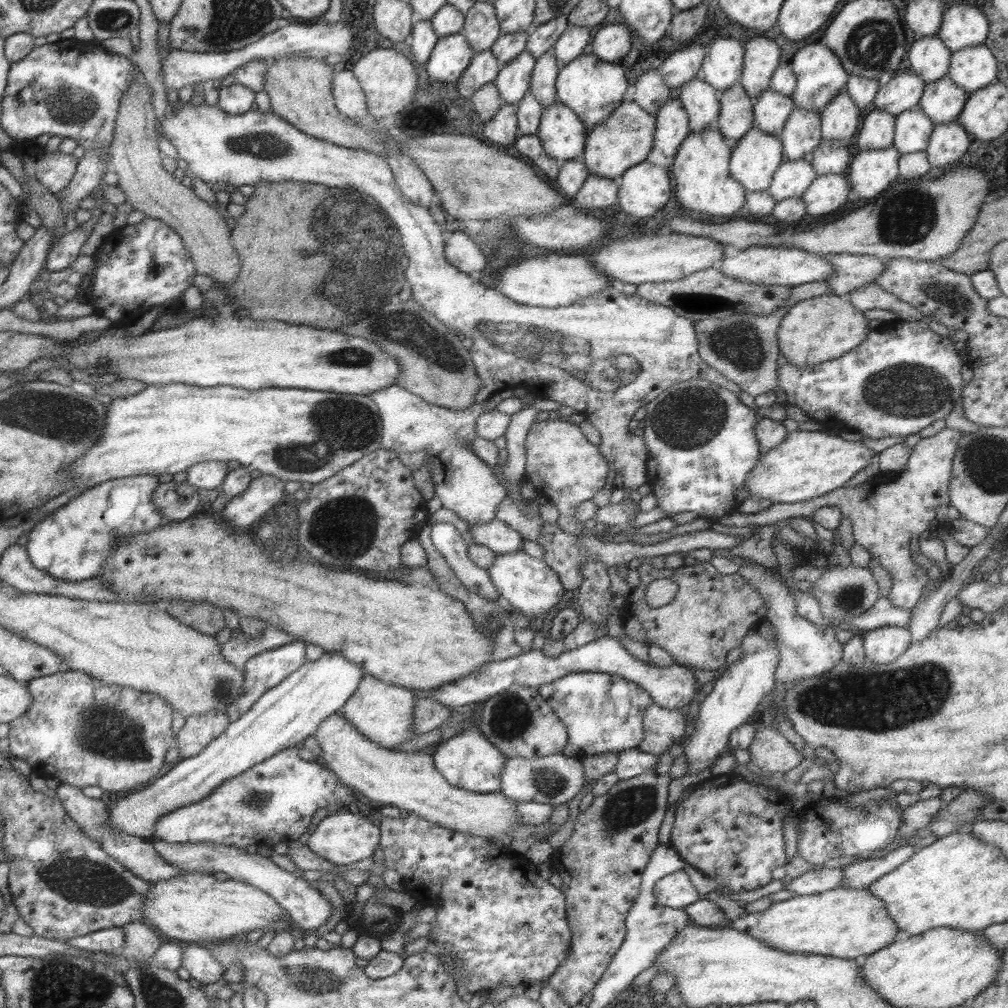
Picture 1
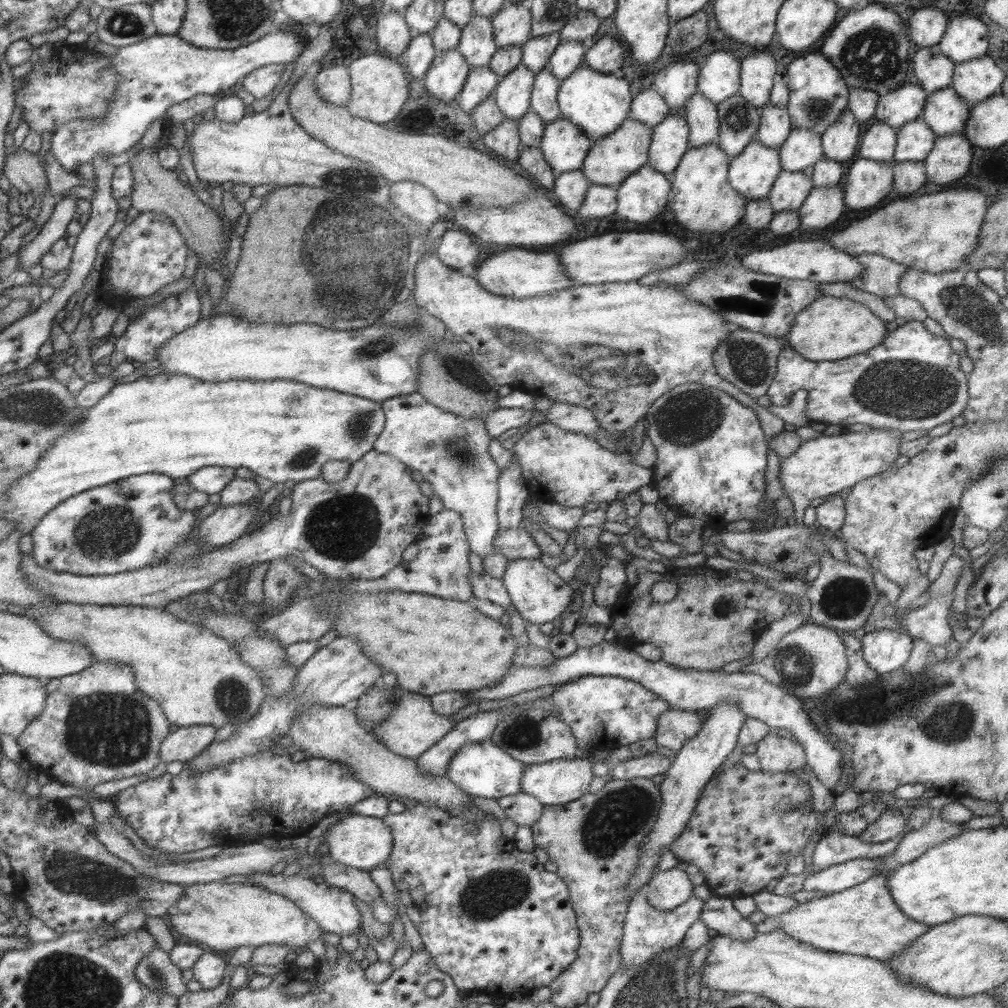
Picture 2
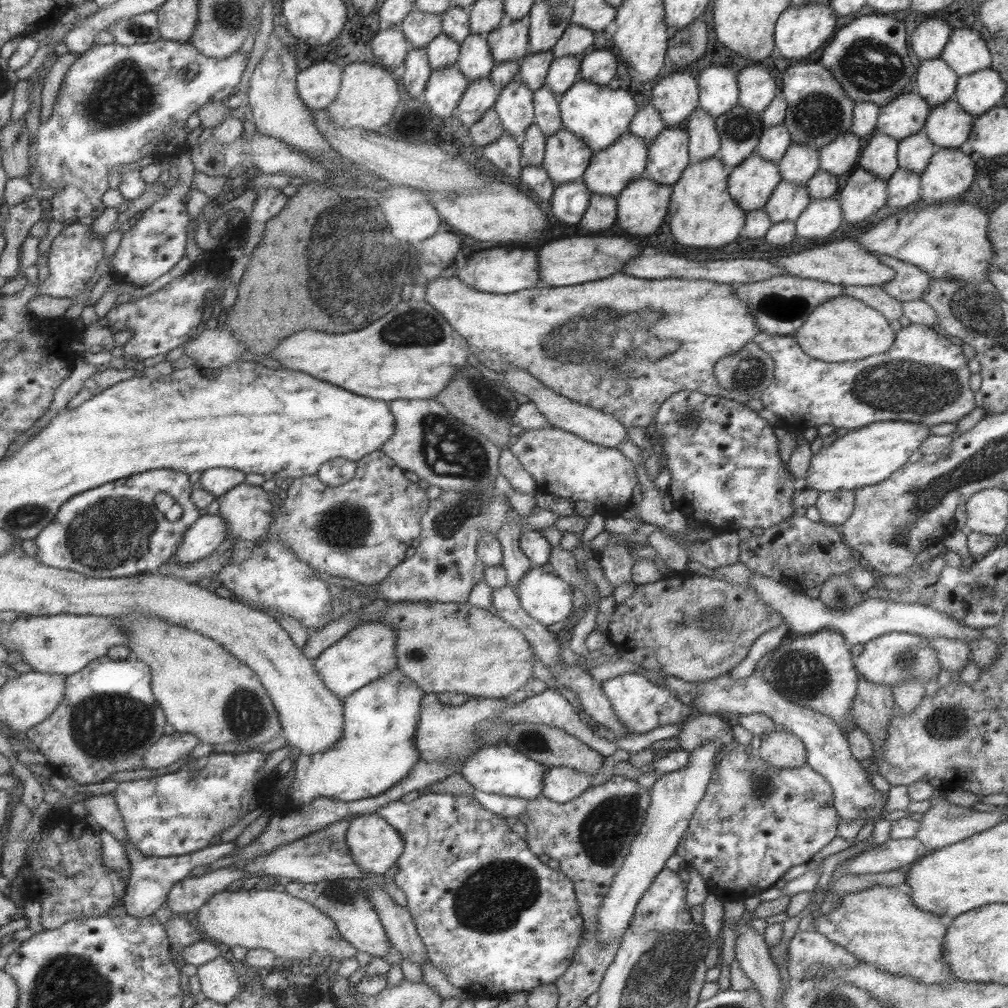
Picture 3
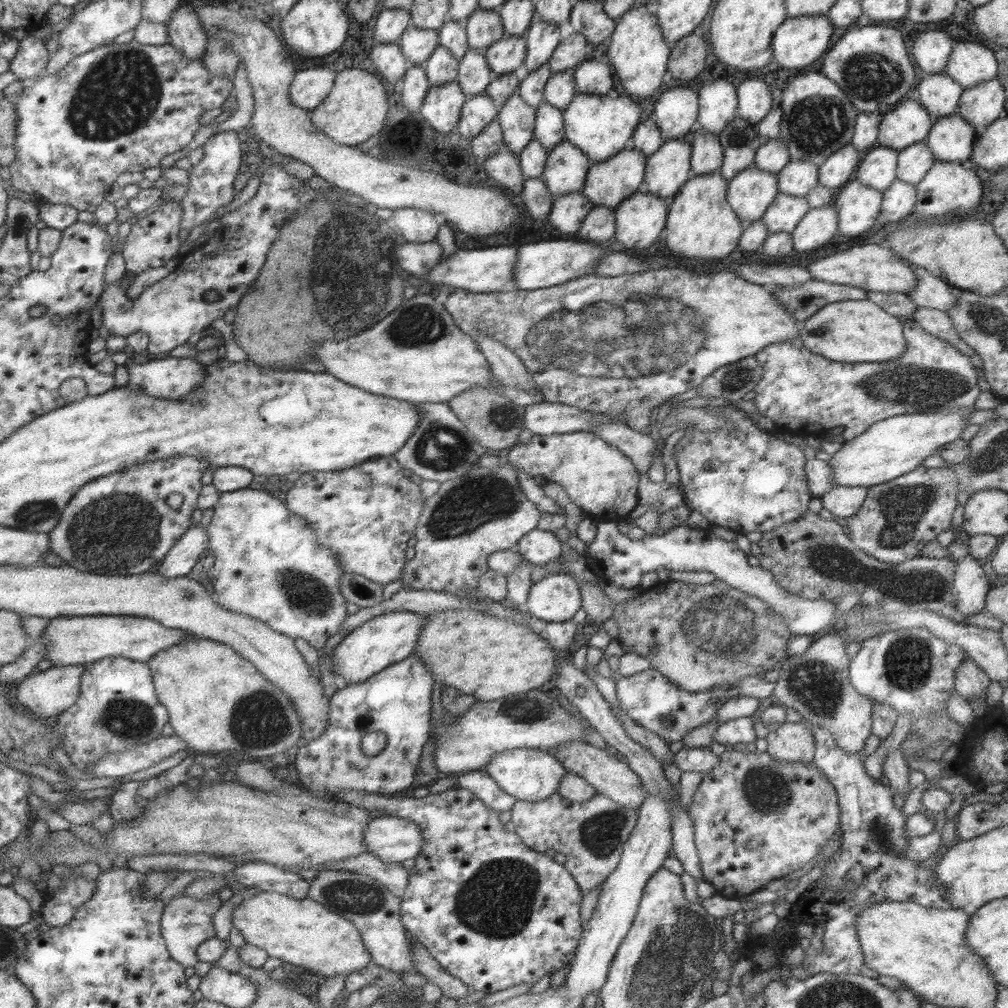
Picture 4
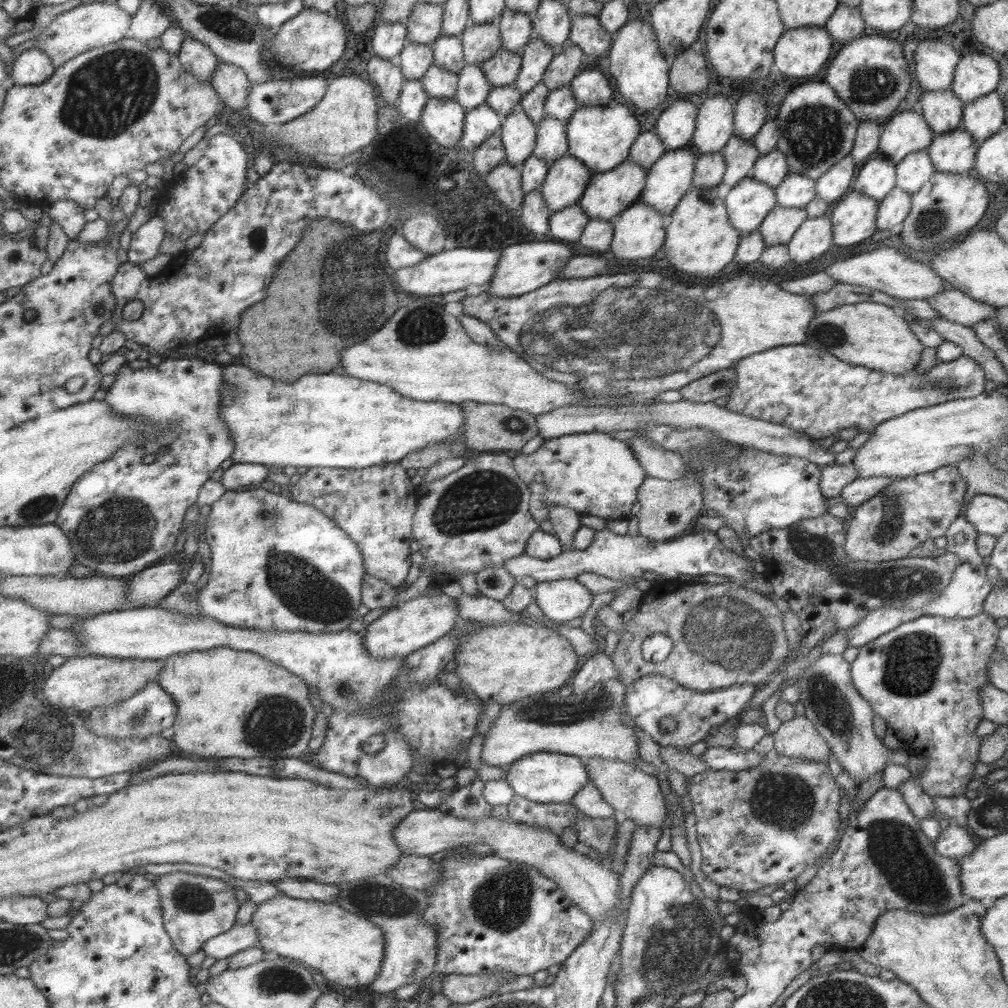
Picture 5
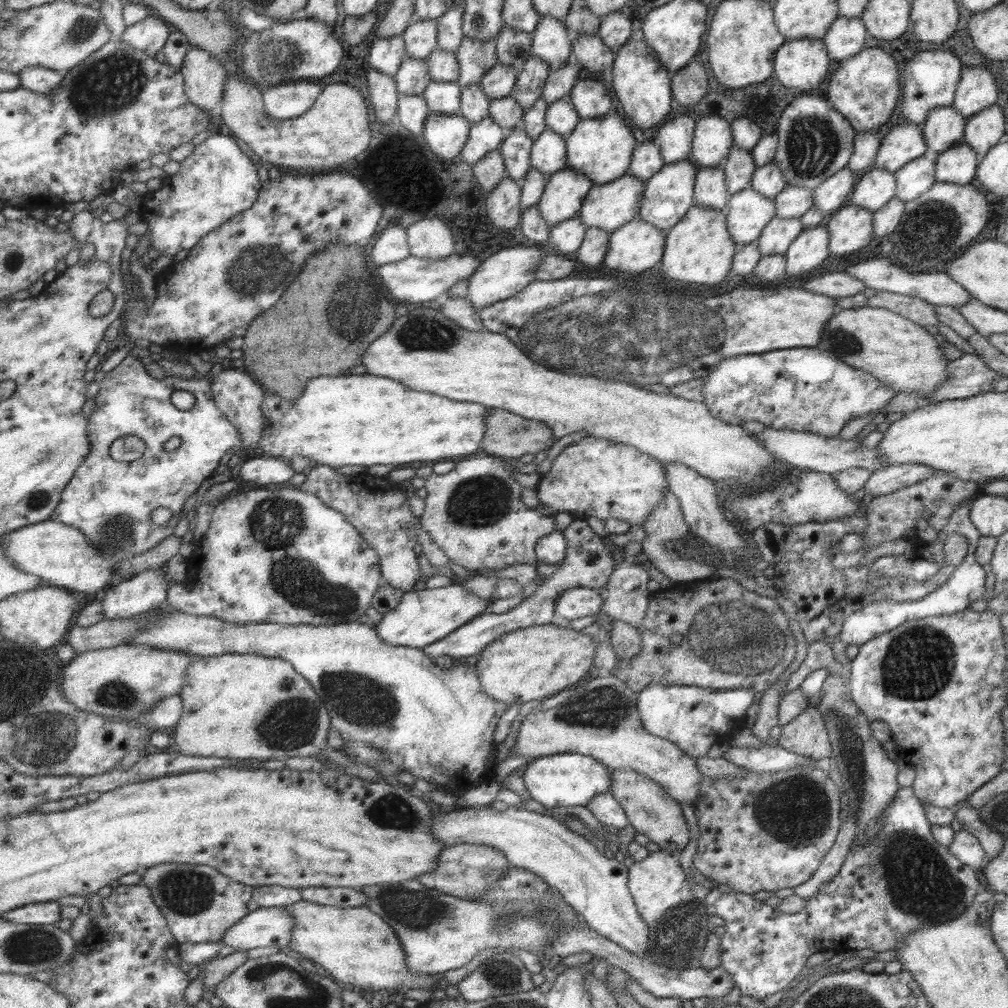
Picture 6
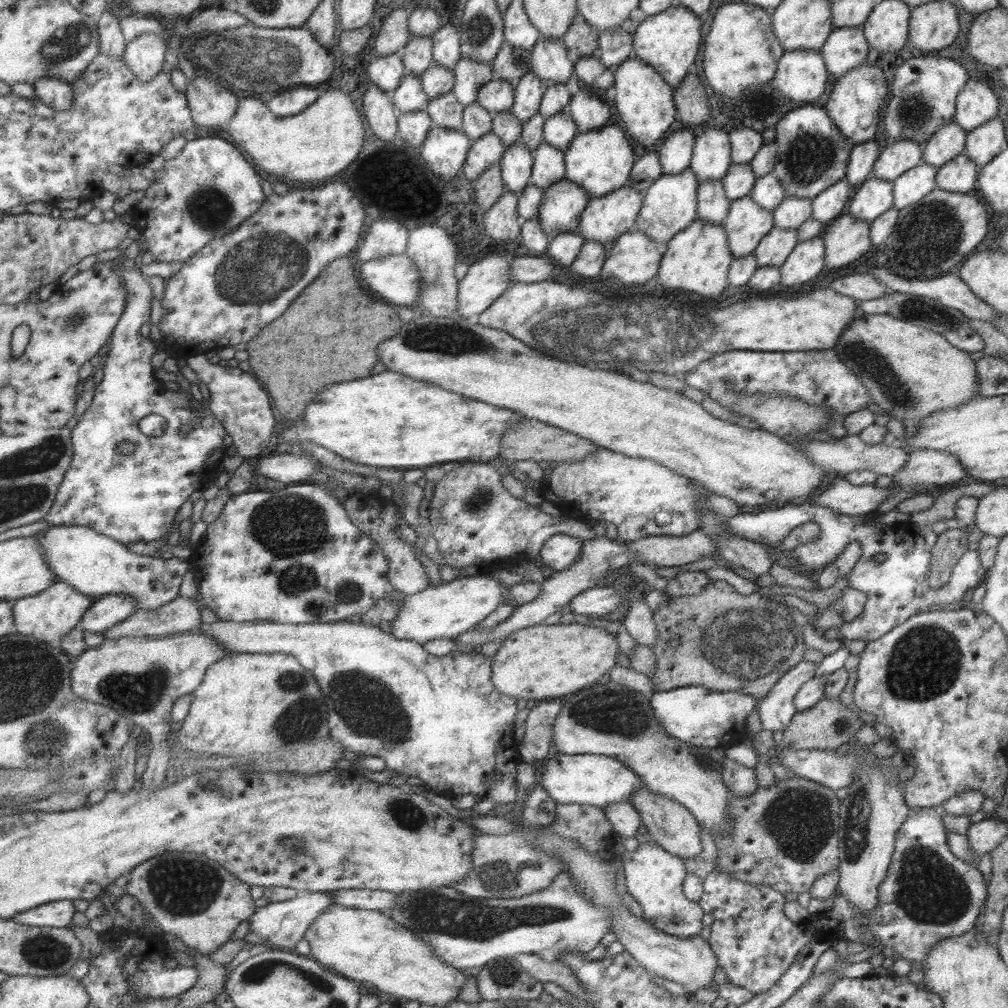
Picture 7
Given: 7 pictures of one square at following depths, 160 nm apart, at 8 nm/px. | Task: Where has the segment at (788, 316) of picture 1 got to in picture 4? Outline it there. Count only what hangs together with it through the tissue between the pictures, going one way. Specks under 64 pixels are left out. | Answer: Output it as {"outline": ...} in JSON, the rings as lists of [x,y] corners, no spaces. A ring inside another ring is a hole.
{"outline":[[[866,298],[825,304],[801,324],[798,339],[809,352],[842,363],[872,363],[893,360],[905,348],[902,324]]]}

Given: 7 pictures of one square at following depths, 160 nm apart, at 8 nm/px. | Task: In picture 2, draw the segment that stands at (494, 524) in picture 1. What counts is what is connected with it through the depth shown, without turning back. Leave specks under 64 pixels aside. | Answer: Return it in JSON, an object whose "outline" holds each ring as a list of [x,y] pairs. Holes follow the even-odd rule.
{"outline":[[[523,526],[499,528],[492,540],[492,549],[509,561],[537,559],[541,554],[539,547],[531,540],[530,534]]]}

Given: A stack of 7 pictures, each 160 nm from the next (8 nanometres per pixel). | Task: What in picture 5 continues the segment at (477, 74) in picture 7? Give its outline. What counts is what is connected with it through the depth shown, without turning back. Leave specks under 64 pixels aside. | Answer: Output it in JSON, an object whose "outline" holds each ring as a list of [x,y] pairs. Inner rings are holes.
{"outline":[[[489,21],[487,24],[469,23],[459,39],[466,64],[479,65],[502,47],[496,21]]]}

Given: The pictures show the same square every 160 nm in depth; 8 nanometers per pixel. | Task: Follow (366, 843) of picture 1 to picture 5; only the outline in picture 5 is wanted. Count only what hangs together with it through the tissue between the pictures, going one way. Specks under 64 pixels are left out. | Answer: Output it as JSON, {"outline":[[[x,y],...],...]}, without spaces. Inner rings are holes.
{"outline":[[[432,808],[414,809],[392,828],[392,839],[400,854],[425,857],[430,857],[431,854],[441,850],[455,848],[461,843],[485,842],[487,848],[492,848],[493,856],[525,864],[554,880],[564,895],[581,911],[586,912],[591,921],[610,917],[620,901],[619,872],[612,872],[608,865],[571,851],[571,848],[561,845],[559,836],[555,836],[552,832],[534,826],[522,826],[512,822],[508,816],[503,821],[492,816],[468,820],[451,816],[446,812],[437,812]]]}

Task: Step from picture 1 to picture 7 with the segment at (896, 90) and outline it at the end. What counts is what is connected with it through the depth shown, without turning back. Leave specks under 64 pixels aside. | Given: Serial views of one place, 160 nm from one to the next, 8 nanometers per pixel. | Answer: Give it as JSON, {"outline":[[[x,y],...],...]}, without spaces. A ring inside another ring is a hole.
{"outline":[[[913,140],[887,142],[875,159],[870,178],[893,182],[901,173],[922,162],[921,148]]]}

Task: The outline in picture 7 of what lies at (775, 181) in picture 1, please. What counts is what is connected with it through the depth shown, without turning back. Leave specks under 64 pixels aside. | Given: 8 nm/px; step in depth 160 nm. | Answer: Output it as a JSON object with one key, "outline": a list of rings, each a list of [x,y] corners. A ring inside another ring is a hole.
{"outline":[[[773,226],[765,236],[761,237],[752,254],[755,256],[758,267],[775,266],[780,268],[797,243],[796,229]]]}

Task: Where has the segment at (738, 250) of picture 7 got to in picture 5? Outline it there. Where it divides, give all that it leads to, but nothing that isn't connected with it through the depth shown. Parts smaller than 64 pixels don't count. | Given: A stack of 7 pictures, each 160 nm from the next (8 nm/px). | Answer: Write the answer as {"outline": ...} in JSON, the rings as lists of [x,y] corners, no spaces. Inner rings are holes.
{"outline":[[[751,175],[731,187],[723,199],[729,222],[740,233],[757,230],[763,217],[776,204],[774,189]]]}

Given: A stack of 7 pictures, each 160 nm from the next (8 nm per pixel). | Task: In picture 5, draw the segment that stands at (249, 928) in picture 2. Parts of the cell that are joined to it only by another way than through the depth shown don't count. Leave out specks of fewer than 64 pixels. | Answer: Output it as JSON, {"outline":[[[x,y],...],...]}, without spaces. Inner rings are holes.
{"outline":[[[277,895],[257,904],[248,923],[256,930],[257,943],[263,951],[297,960],[311,971],[319,972],[331,984],[355,987],[370,984],[378,973],[383,958],[384,938],[381,929],[361,916],[343,910],[333,902],[299,900]]]}

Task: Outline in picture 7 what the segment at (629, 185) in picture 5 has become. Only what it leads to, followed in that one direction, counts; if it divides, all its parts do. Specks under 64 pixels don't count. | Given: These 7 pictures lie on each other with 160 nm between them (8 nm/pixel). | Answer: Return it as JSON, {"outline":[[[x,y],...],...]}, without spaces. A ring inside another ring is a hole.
{"outline":[[[623,186],[619,190],[611,191],[598,197],[589,197],[588,203],[582,210],[578,220],[577,232],[584,240],[594,240],[603,245],[616,239],[621,233],[632,231],[636,228],[635,221],[642,207],[643,192]]]}

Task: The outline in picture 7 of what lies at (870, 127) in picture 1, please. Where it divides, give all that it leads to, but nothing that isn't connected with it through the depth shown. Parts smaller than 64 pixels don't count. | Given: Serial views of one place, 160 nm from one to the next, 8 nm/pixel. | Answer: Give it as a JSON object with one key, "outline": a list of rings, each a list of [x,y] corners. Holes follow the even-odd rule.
{"outline":[[[869,178],[854,189],[845,212],[870,223],[892,206],[892,182]]]}

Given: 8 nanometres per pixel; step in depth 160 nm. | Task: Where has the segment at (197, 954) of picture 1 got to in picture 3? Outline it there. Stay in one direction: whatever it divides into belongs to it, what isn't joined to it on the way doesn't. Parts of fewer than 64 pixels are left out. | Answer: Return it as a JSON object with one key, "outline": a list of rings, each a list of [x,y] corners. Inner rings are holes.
{"outline":[[[223,953],[196,969],[200,992],[213,1002],[226,1005],[243,988],[238,976]]]}

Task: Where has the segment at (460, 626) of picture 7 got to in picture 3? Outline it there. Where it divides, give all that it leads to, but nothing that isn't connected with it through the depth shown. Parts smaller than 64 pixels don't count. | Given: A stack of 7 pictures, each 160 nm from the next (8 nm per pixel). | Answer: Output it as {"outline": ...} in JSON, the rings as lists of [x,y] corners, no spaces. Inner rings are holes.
{"outline":[[[369,622],[356,626],[335,644],[325,648],[313,664],[313,670],[321,676],[325,688],[339,700],[343,700],[358,688],[365,688],[373,680],[397,668],[395,661],[395,631],[385,622]]]}

